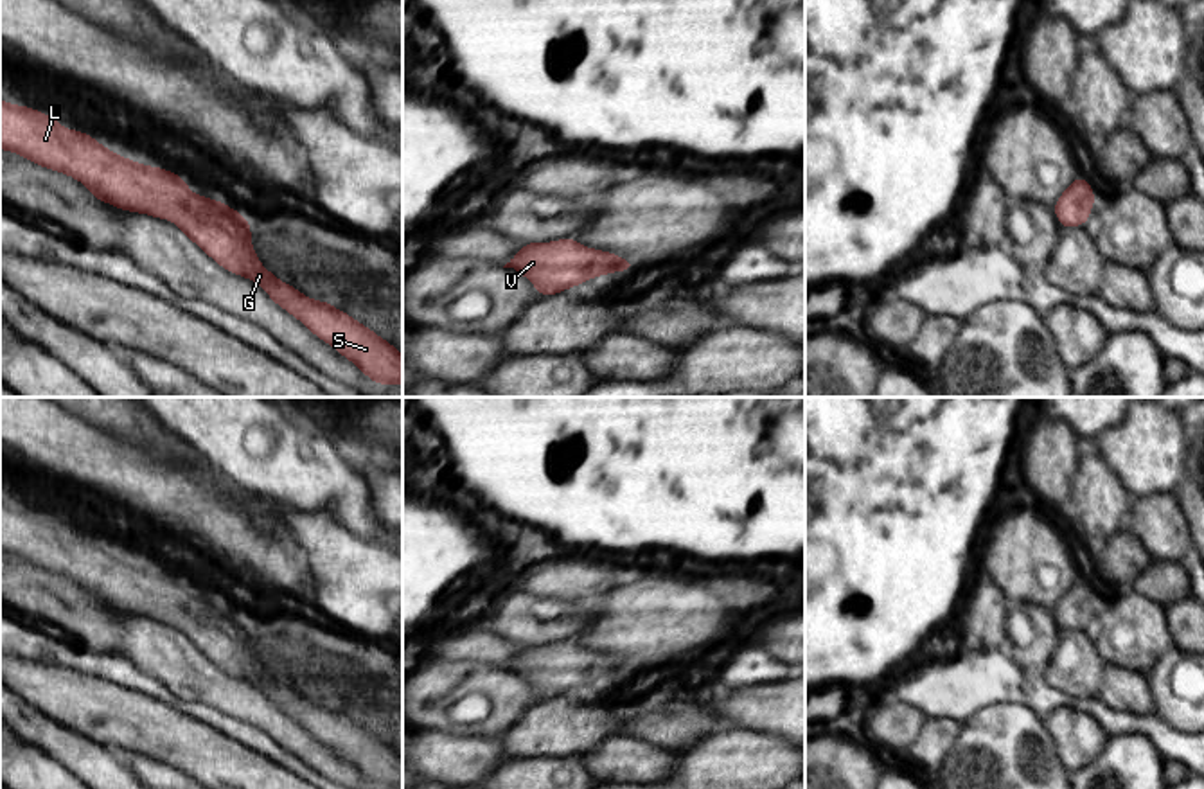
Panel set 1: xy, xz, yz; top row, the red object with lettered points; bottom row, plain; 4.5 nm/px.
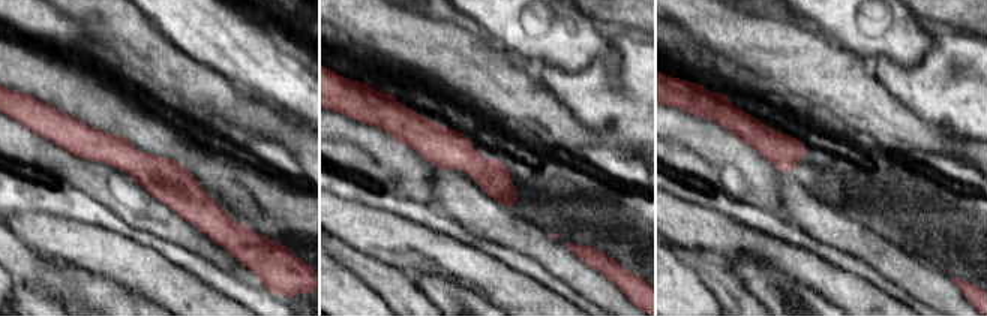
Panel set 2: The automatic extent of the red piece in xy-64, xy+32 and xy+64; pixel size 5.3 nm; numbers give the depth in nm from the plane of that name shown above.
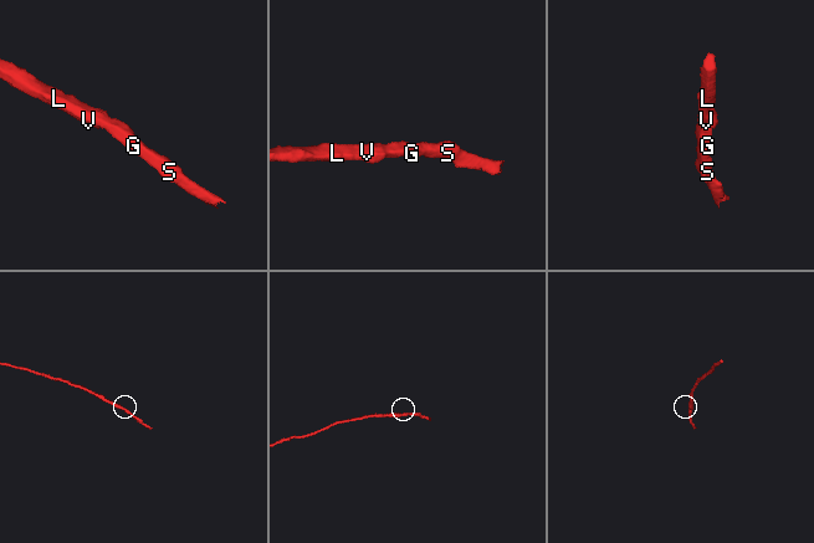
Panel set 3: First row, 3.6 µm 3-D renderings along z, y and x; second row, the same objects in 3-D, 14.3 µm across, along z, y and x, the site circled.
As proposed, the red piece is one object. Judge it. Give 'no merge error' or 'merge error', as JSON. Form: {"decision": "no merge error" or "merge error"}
{"decision": "no merge error"}

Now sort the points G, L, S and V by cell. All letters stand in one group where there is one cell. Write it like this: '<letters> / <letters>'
G L S V

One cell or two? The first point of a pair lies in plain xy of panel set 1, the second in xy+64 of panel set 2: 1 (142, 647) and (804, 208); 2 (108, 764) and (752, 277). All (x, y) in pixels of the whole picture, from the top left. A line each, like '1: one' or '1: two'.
1: one
2: two

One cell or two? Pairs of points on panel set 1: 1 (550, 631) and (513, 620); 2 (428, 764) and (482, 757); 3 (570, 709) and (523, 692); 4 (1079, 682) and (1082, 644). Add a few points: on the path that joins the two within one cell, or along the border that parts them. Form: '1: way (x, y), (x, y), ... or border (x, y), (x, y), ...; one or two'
1: way (541, 631), (531, 631), (522, 626); one
2: way (441, 759), (469, 759); one
3: border (540, 698), (507, 726); two
4: way (1079, 673), (1079, 653); one

